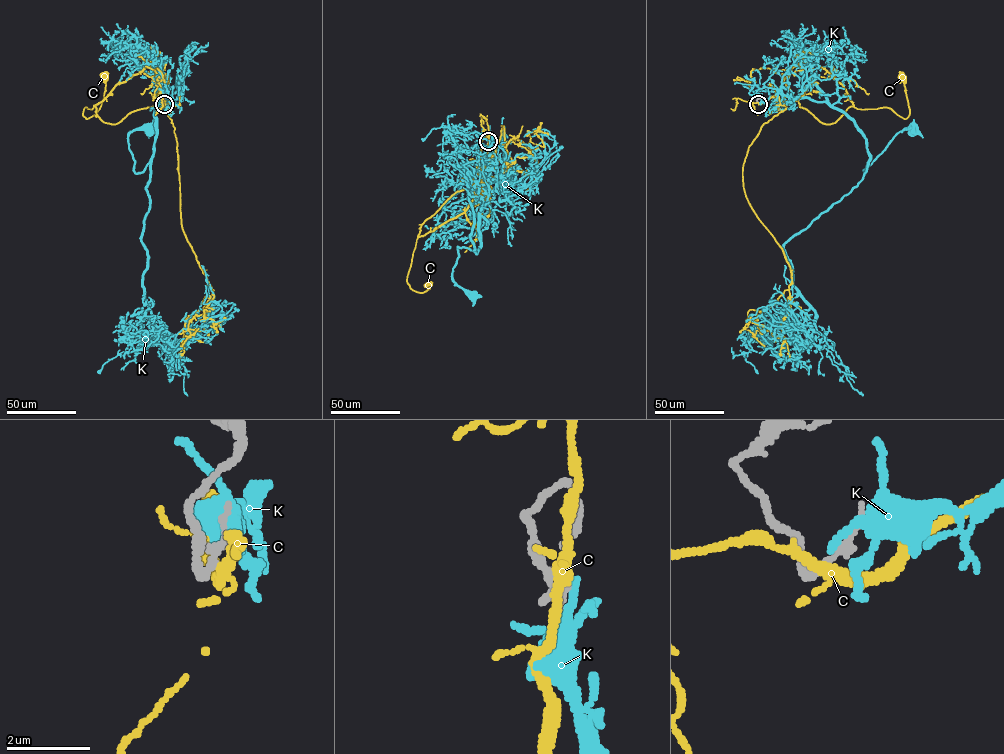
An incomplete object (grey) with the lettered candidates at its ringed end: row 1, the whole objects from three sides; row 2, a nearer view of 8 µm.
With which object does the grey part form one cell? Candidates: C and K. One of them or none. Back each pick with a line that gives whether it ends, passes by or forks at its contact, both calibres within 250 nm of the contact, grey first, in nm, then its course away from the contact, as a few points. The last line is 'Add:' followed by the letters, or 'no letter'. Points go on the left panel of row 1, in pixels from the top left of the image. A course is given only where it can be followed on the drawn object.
Add: no letter

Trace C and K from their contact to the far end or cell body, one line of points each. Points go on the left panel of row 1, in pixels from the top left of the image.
C: (164, 103), (163, 96), (167, 104), (131, 112), (117, 123), (85, 107), (86, 118), (101, 105), (104, 76)
K: (164, 102), (166, 88), (164, 99), (155, 105), (151, 160), (136, 173), (128, 134), (149, 127)

